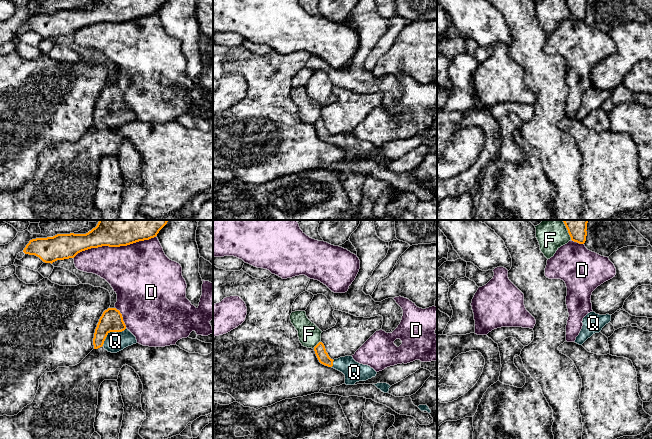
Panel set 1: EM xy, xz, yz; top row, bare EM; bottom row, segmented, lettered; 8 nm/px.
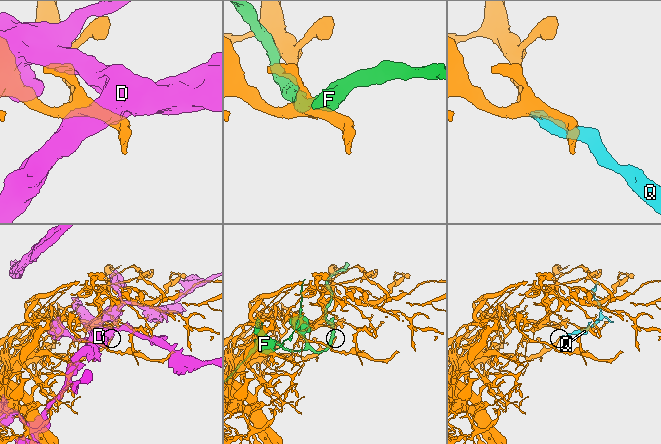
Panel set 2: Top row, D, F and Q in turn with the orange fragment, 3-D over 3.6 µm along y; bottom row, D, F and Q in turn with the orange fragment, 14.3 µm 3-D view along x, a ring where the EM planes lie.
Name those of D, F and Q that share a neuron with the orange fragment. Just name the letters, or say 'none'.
Q

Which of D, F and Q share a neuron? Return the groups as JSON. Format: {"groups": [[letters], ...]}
{"groups": [["D"], ["F"], ["Q"]]}

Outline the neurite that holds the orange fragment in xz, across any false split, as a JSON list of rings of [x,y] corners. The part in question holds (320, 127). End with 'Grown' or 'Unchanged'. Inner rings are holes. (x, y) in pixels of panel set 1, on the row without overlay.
[[[319,118],[314,123],[314,127],[321,140],[332,143],[345,151],[344,160],[346,161],[354,161],[356,158],[366,157],[377,150],[373,144],[356,138],[352,132],[331,135],[322,118]]]. Grown

